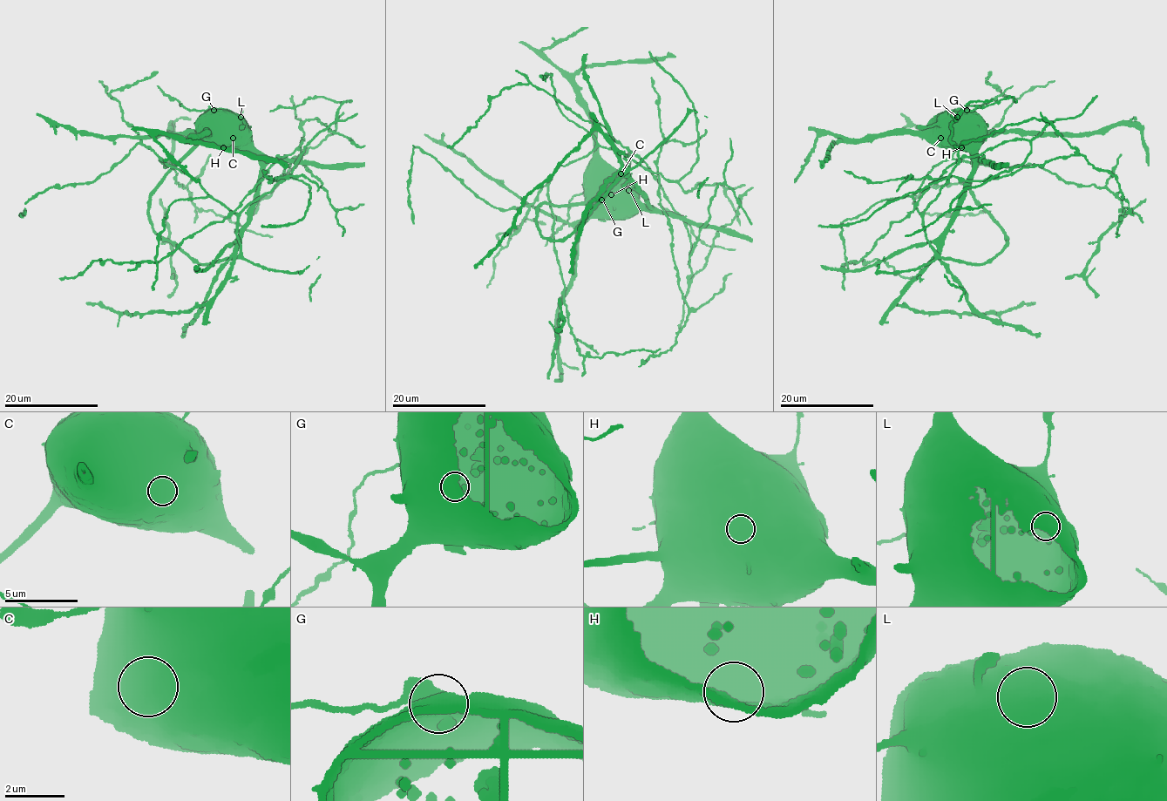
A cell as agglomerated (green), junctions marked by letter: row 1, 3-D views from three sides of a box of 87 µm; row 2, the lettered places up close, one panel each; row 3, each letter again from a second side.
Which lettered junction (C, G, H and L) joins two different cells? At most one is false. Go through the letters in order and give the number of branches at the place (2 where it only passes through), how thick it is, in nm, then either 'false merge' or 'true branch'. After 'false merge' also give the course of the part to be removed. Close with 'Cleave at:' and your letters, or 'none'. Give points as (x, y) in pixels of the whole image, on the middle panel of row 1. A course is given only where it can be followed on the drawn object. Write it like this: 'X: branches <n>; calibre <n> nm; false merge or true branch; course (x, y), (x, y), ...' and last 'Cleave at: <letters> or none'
C: branches 1; calibre 1050 nm; true branch
G: branches 1; calibre 1050 nm; false merge; course (602, 199), (586, 193), (575, 194), (569, 202), (566, 221), (545, 246)
H: branches 1; calibre 1000 nm; true branch
L: branches 1; calibre 1000 nm; true branch
Cleave at: G

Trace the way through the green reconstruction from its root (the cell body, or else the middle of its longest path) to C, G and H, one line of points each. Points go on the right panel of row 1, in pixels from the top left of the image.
C: (951, 123), (951, 118), (941, 119), (940, 138)
G: (951, 123), (951, 118), (966, 110)
H: (951, 123), (951, 118), (959, 119), (961, 147)

